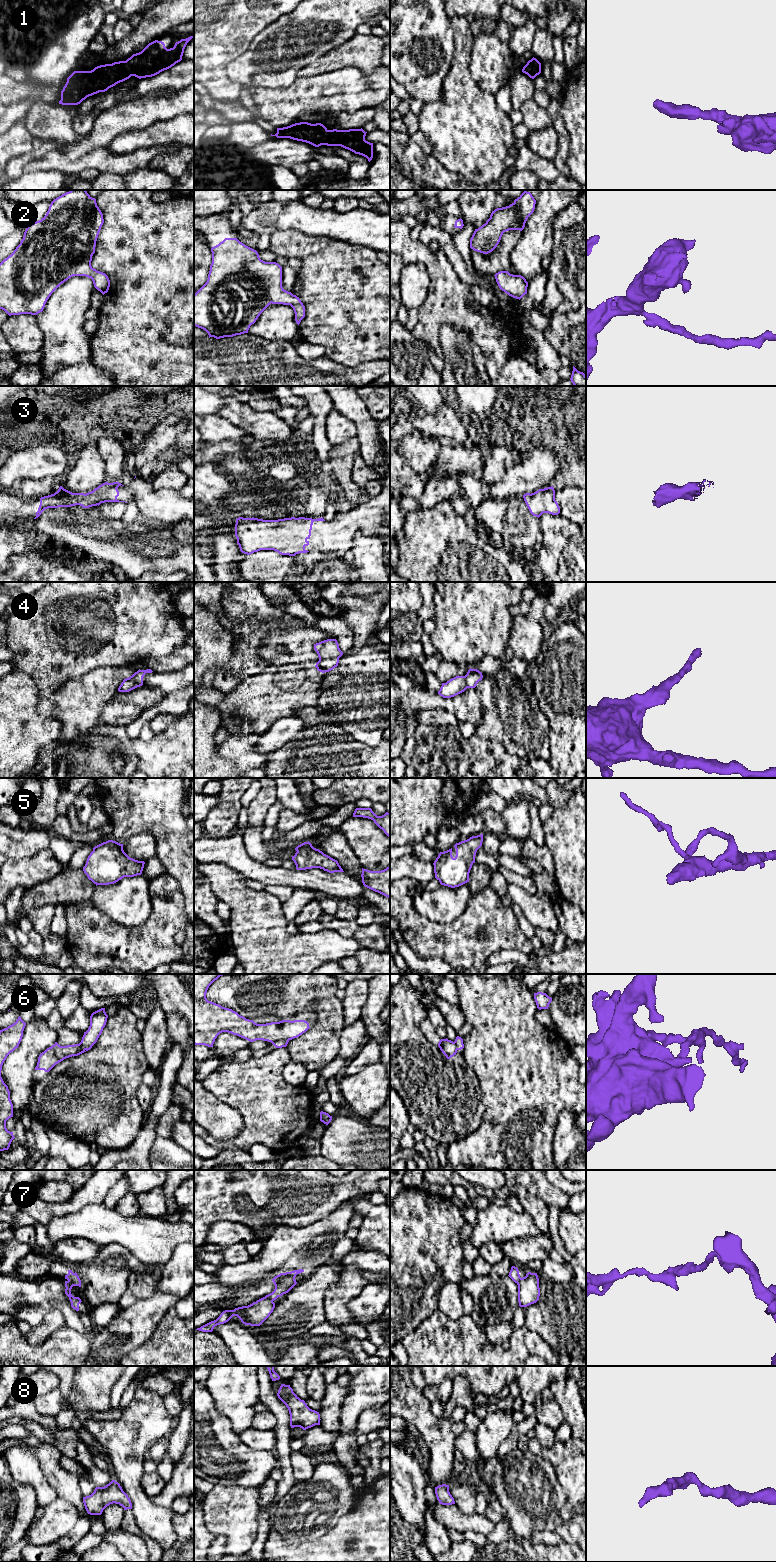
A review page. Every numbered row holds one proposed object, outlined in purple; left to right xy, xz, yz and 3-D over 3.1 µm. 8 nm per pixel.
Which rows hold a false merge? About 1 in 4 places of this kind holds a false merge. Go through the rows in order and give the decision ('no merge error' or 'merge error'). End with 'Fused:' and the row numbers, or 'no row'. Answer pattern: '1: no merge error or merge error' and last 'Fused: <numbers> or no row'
1: no merge error
2: no merge error
3: no merge error
4: no merge error
5: no merge error
6: merge error
7: merge error
8: no merge error
Fused: 6, 7

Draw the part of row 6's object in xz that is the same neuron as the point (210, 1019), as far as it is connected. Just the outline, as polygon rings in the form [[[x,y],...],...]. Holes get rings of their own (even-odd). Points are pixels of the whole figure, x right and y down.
[[[194,974],[194,1044],[195,1045],[205,1045],[208,1047],[213,1047],[215,1039],[222,1032],[228,1032],[233,1035],[237,1035],[250,1042],[256,1040],[263,1040],[272,1043],[274,1041],[281,1039],[292,1040],[294,1038],[299,1037],[310,1028],[309,1023],[305,1020],[294,1020],[294,1021],[282,1020],[279,1022],[257,1024],[253,1020],[246,1019],[245,1017],[239,1015],[237,1012],[233,1011],[232,1009],[225,1008],[219,1004],[208,1001],[206,998],[206,993],[209,986],[220,976],[223,975],[237,975],[237,974]]]

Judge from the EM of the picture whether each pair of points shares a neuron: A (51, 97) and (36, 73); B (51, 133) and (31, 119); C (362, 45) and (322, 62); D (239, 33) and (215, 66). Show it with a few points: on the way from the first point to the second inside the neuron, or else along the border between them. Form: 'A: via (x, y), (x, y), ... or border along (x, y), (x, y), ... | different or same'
A: border along (38, 82), (41, 83) | different
B: via (46, 128), (36, 119) | same
C: via (352, 53), (332, 61) | same
D: via (231, 41), (215, 58) | same

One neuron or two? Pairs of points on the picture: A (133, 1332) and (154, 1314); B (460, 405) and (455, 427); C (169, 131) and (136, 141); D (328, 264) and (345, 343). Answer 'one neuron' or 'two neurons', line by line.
A: one neuron
B: two neurons
C: one neuron
D: one neuron

